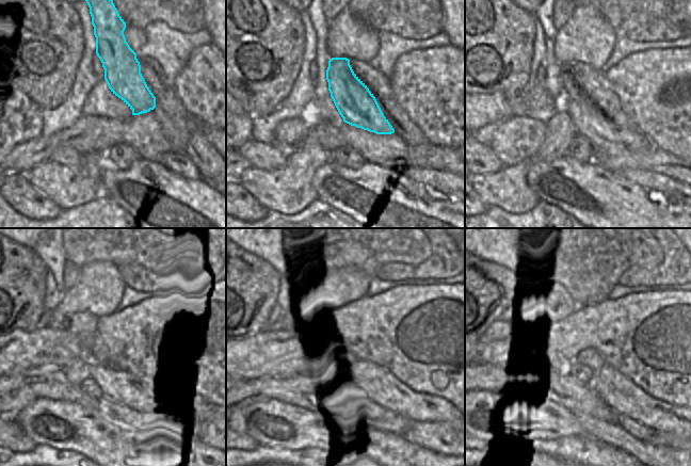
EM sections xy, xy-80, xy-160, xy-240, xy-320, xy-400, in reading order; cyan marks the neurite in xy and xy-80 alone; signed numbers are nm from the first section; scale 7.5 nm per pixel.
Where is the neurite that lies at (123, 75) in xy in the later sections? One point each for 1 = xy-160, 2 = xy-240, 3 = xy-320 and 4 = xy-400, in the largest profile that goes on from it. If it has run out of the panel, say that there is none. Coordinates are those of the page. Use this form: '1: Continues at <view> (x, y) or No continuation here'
1: Continues at xy-160 (591, 123)
2: Continues at xy-240 (145, 394)
3: Continues at xy-320 (374, 379)
4: Continues at xy-400 (616, 390)

